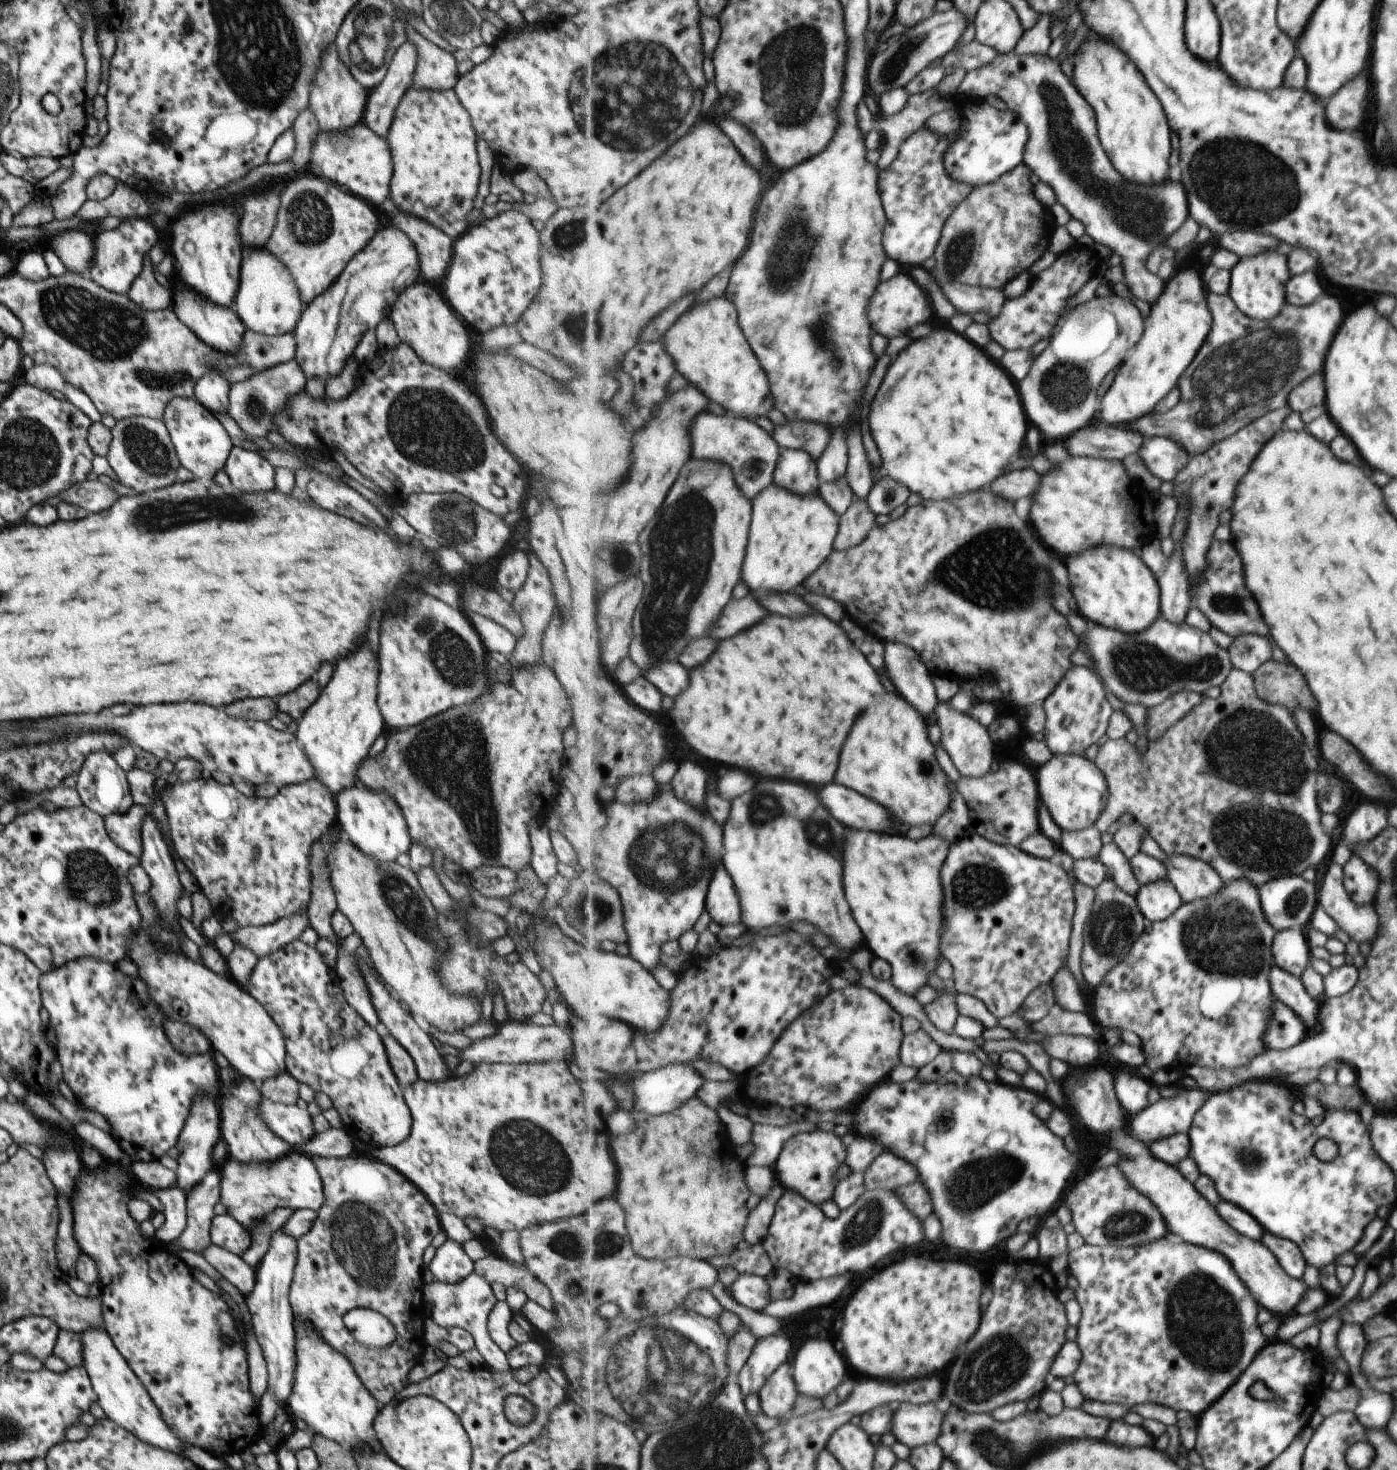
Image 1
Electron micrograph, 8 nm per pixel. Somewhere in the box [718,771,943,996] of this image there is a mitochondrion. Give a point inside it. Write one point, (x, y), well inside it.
(765, 807)

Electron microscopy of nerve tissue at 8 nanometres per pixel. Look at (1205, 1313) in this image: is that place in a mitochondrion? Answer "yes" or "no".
yes

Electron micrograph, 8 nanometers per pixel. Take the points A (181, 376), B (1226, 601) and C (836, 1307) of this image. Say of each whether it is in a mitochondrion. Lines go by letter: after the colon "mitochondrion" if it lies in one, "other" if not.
A: mitochondrion
B: mitochondrion
C: other

